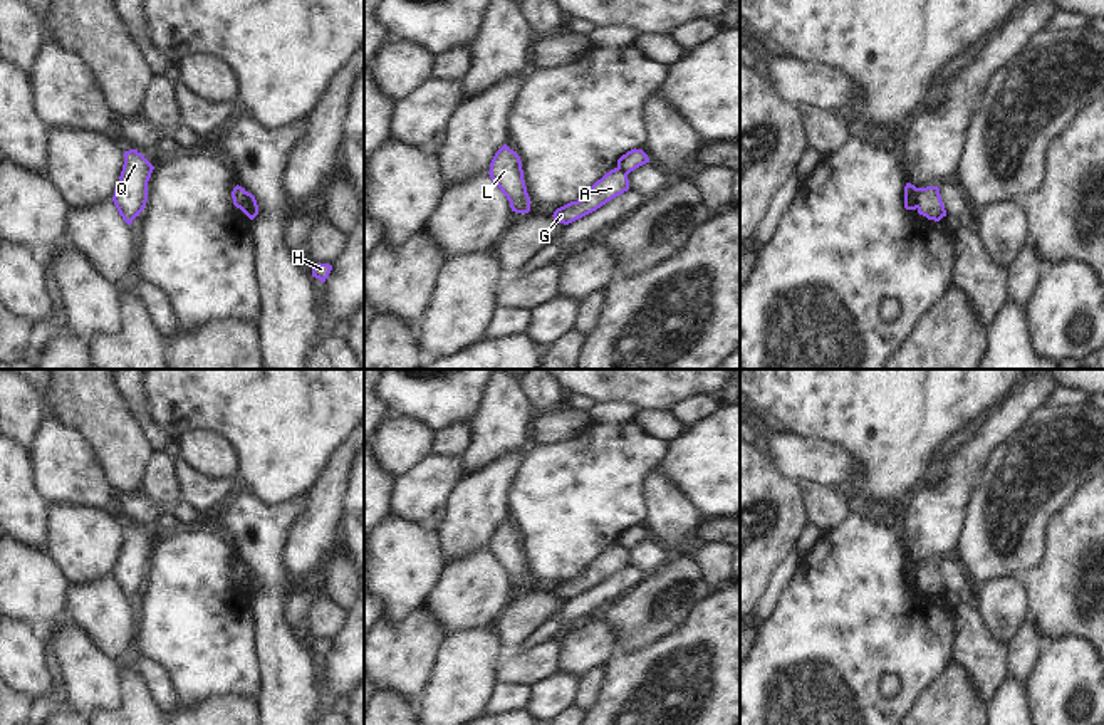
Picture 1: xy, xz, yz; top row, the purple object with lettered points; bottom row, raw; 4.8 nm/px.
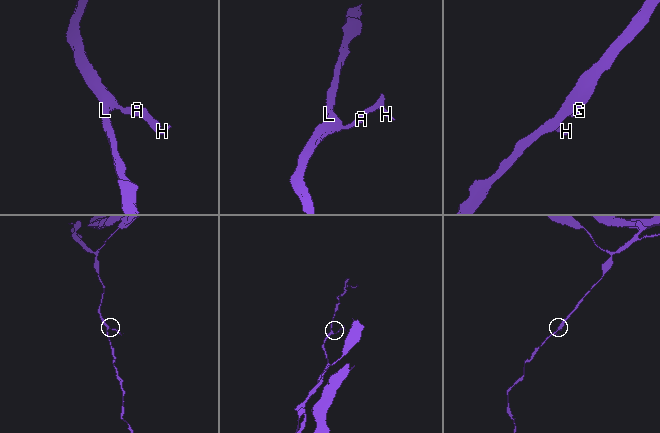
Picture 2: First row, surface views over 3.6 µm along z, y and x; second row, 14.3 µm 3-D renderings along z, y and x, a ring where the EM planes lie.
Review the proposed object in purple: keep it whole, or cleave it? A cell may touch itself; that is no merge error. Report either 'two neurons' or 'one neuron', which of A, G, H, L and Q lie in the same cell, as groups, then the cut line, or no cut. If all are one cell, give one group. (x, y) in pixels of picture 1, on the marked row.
two neurons | A G L Q / H | xy (245, 192), (247, 213)

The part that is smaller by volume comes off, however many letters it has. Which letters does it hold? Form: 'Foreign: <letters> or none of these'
Foreign: H

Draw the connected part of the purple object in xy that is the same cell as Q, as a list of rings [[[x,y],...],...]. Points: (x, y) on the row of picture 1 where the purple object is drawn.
[[[138,149],[124,151],[124,164],[112,201],[128,225],[131,225],[146,206],[148,181],[153,170],[154,166]]]

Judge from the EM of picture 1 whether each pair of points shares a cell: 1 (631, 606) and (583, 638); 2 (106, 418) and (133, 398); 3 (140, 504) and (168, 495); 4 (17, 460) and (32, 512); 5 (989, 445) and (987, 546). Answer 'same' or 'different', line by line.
1: different
2: different
3: different
4: same
5: different

